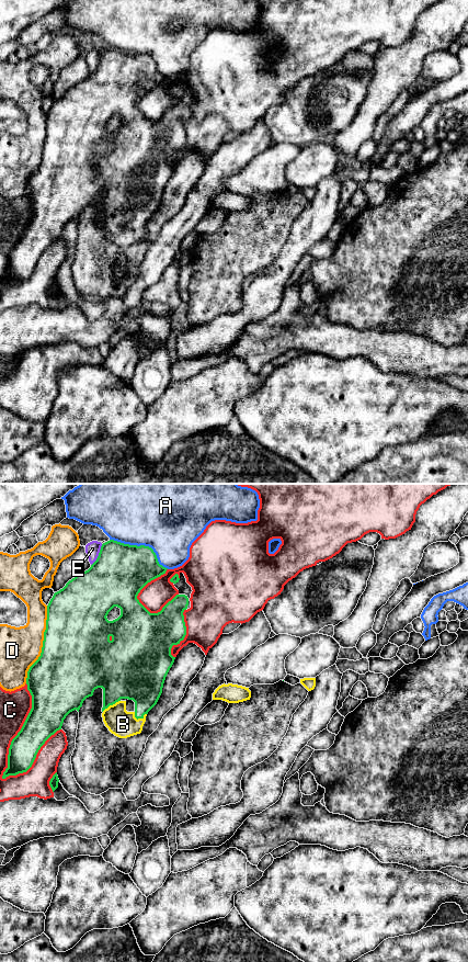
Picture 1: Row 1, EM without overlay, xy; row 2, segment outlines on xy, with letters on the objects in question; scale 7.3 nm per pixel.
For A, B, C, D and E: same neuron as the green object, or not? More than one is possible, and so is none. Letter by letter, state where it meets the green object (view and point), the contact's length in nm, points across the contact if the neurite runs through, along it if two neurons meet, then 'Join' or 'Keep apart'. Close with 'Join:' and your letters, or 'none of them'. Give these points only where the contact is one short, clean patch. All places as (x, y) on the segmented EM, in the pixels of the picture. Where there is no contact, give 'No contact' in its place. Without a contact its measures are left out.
A: Touches green at xy (143, 545). Shared border 480 nm. Keep apart
B: Touches green at xy (139, 717). Shared border 100 nm. Join
C: Touches green at xy (19, 732). Shared border 750 nm. Keep apart
D: Touches green at xy (43, 644). Shared border 600 nm. Keep apart
E: Touches green at xy (99, 555). Shared border 180 nm. Keep apart
Join: B

